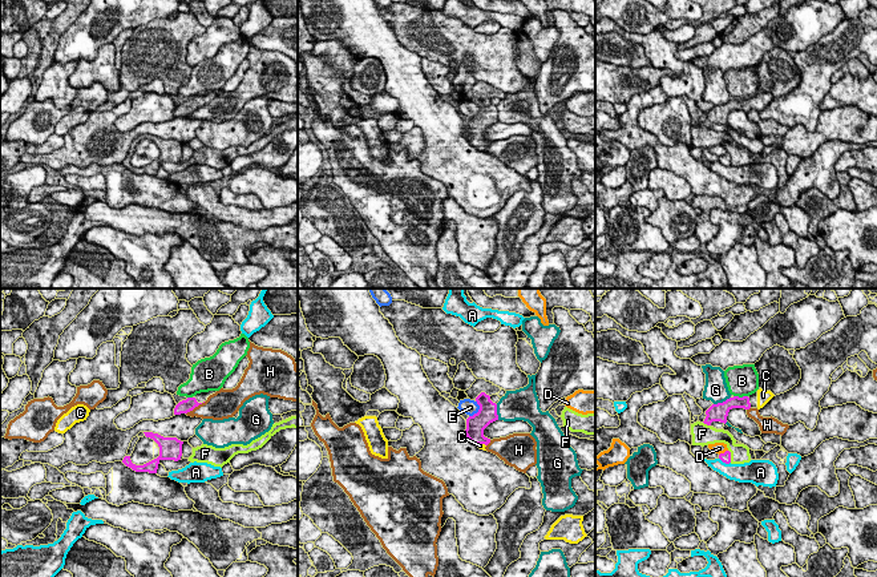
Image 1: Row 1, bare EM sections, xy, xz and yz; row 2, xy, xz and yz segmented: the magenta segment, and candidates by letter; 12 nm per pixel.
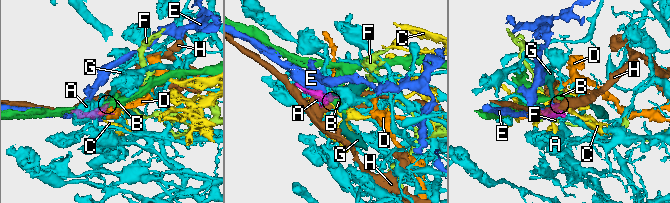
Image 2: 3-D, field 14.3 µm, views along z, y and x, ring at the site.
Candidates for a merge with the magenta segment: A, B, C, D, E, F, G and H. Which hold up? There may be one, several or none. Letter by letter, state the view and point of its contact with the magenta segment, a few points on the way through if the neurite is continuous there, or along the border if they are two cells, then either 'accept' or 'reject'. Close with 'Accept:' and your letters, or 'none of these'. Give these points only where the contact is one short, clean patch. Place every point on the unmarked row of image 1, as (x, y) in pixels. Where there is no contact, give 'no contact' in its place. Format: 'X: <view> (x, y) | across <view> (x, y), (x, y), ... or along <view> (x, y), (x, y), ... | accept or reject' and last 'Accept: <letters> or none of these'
A: yz (724, 164) | reject
B: yz (740, 100) | along yz (734, 97), (747, 99) | reject
C: xz (481, 145) | across xz (476, 126), (476, 138), (481, 145), (480, 148) | accept
D: yz (724, 154) | reject
E: xz (479, 112) | reject
F: yz (730, 158) | reject
G: yz (723, 104) | reject
H: xy (195, 108) | reject
Accept: C

